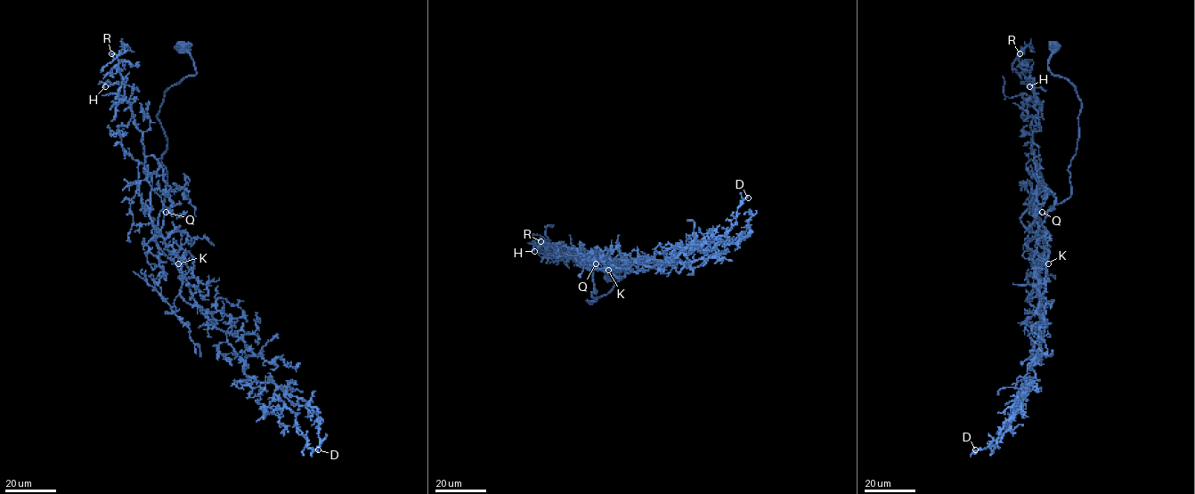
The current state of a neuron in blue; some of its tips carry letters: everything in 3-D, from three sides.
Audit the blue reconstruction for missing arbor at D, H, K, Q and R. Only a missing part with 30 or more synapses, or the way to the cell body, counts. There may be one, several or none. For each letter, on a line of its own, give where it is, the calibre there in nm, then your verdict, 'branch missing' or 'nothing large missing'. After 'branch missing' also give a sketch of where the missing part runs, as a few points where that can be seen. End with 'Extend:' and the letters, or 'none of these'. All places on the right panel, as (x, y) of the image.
D: at (975, 449); 240 nm thick; nothing large missing
H: at (1029, 86); 190 nm thick; nothing large missing
K: at (1048, 263); 280 nm thick; nothing large missing
Q: at (1042, 212); 240 nm thick; nothing large missing
R: at (1020, 53); 550 nm thick; branch missing; missing branch runs (1020, 53), (1031, 28), (1031, 20), (1026, 17)
Extend: R

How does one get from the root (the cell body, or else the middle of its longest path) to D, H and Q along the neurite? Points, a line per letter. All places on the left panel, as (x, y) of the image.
D: (182, 45), (196, 73), (165, 93), (157, 117), (167, 141), (158, 246), (244, 372), (276, 385), (318, 449)
H: (182, 45), (196, 73), (165, 93), (157, 117), (167, 141), (158, 231), (124, 84), (105, 86)
Q: (182, 45), (196, 73), (165, 93), (157, 117), (167, 141), (158, 231), (144, 160), (163, 169), (166, 212)

